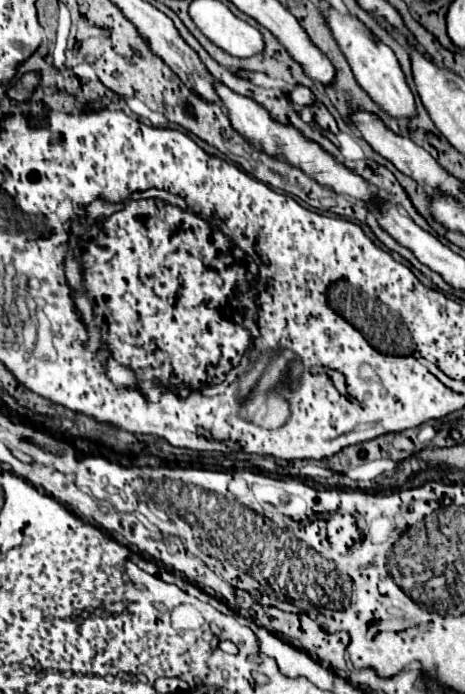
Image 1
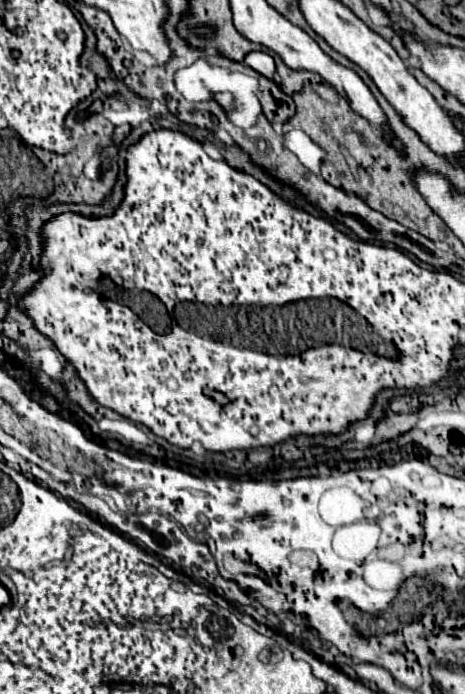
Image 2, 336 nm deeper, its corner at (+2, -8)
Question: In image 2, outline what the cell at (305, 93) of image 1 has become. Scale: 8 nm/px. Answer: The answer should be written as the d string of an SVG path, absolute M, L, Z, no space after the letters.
M252 51L252 53L248 53L246 59L244 59L244 63L248 67L252 67L256 73L260 73L260 75L264 75L268 79L274 79L276 77L274 59L268 53L264 53L264 51Z

